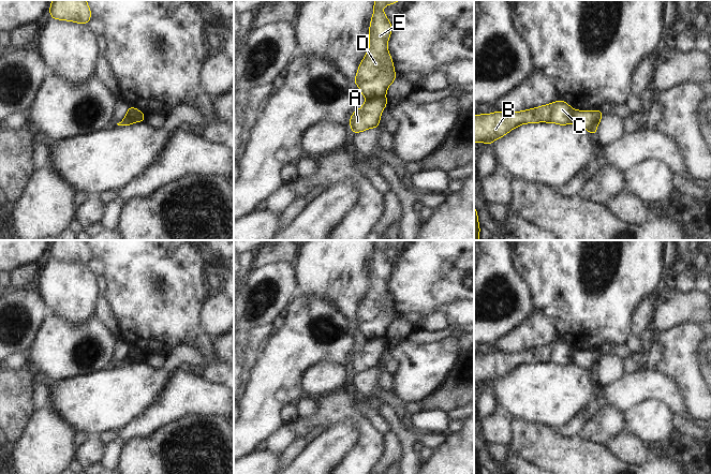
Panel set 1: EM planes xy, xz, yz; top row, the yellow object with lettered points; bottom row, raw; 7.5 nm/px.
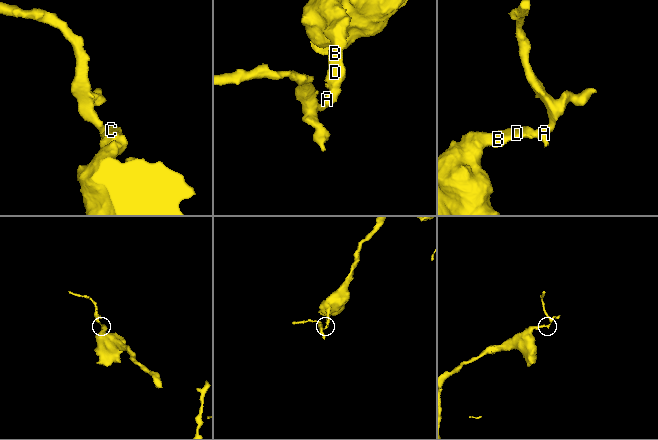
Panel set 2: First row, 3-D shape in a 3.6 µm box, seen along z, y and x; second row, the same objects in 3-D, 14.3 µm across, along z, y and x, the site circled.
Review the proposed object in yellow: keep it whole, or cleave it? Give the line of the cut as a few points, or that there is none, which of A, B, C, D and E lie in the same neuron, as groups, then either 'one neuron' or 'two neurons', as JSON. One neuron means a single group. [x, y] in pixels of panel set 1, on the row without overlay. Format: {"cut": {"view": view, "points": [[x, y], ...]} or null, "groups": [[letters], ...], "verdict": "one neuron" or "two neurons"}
{"cut": {"view": "xz", "points": [[384, 337], [367, 340]]}, "groups": [["A"], ["B", "C", "D", "E"]], "verdict": "two neurons"}

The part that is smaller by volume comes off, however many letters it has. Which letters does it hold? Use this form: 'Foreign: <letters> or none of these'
Foreign: A

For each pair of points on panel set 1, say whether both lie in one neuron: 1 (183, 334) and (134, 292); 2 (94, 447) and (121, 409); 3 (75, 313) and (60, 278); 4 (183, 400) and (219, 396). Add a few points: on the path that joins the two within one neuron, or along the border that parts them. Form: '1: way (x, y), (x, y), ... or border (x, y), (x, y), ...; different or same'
1: way (172, 322), (146, 296); same
2: border (89, 435), (97, 437); different
3: way (75, 305), (71, 293), (64, 286); same
4: way (192, 397), (210, 397); same

